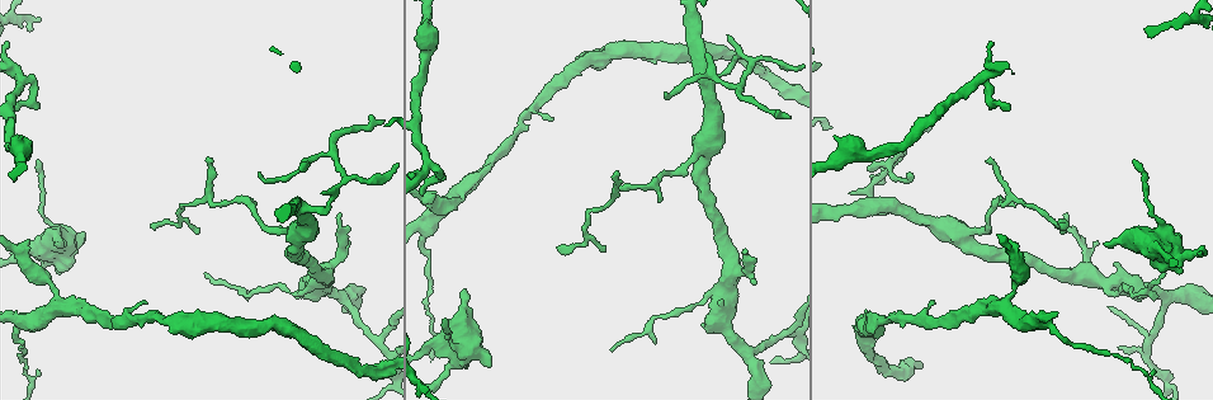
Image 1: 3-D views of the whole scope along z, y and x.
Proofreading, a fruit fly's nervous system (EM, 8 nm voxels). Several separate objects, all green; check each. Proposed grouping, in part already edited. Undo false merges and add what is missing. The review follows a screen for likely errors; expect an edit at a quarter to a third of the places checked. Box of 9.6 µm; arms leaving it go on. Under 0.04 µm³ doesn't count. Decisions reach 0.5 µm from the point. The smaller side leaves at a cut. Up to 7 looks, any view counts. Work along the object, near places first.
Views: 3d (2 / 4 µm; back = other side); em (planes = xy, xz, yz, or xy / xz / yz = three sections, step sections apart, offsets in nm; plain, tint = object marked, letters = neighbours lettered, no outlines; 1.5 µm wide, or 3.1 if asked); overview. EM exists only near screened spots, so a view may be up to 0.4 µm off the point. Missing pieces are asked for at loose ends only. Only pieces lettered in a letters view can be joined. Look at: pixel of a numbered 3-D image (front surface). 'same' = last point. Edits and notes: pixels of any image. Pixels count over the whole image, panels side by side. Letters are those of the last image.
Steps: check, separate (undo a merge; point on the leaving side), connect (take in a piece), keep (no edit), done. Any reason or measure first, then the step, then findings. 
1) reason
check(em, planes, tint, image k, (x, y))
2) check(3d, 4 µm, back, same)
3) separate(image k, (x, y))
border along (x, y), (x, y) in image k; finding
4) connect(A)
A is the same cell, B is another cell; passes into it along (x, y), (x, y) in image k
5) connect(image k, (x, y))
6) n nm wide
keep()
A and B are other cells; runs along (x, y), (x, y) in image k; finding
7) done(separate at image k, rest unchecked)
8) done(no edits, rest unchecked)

an open end
check(em, planes, plain, image 1, (990, 157))

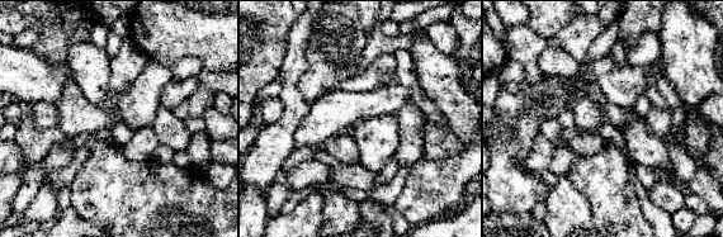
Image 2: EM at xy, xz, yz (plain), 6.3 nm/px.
what lies round it
check(em, planes, letters, same)

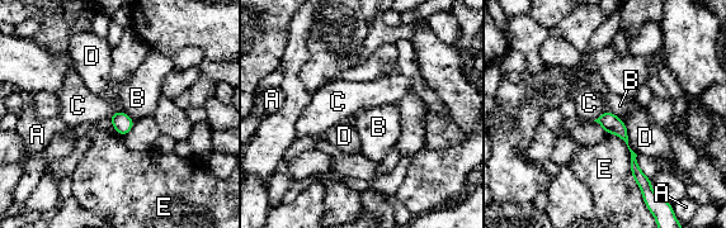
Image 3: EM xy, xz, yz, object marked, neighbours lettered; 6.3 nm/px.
keep()
A, B, C, D and E are other cells; border along (606, 109), (622, 120) in image 3; none of them fits

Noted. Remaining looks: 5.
thin end
check(em, planes, tint, image 1, (707, 52))

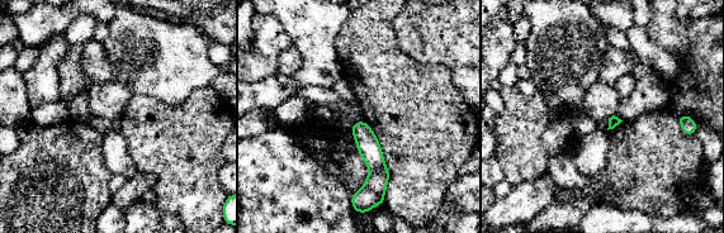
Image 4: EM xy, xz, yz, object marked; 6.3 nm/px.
check(em, planes, letters, same)

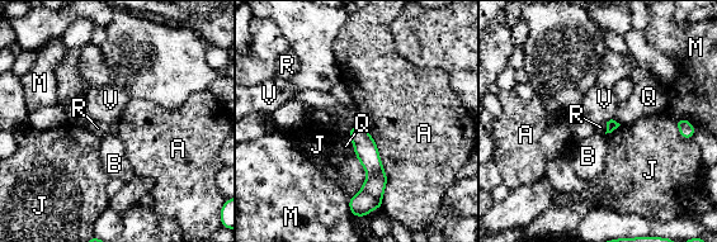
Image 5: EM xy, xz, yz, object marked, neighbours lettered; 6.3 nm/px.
keep()
A, B, J, M, Q, R and V are other cells; none of them fits

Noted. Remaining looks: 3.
free end
check(em, planes, letters, image 1, (1182, 269))

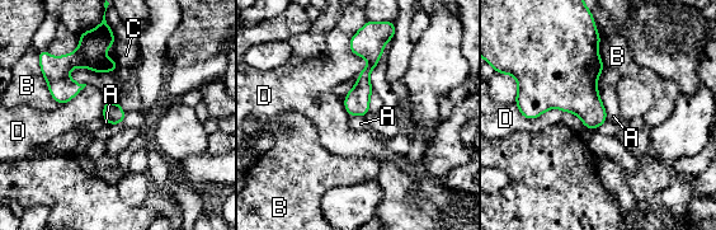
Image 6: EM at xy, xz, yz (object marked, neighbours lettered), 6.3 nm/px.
keep()
A, B, C and D are other cells; runs along (364, 36), (372, 65), (352, 112) in image 6; none of them fits

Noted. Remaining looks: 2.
done(no edits, rest unchecked)

